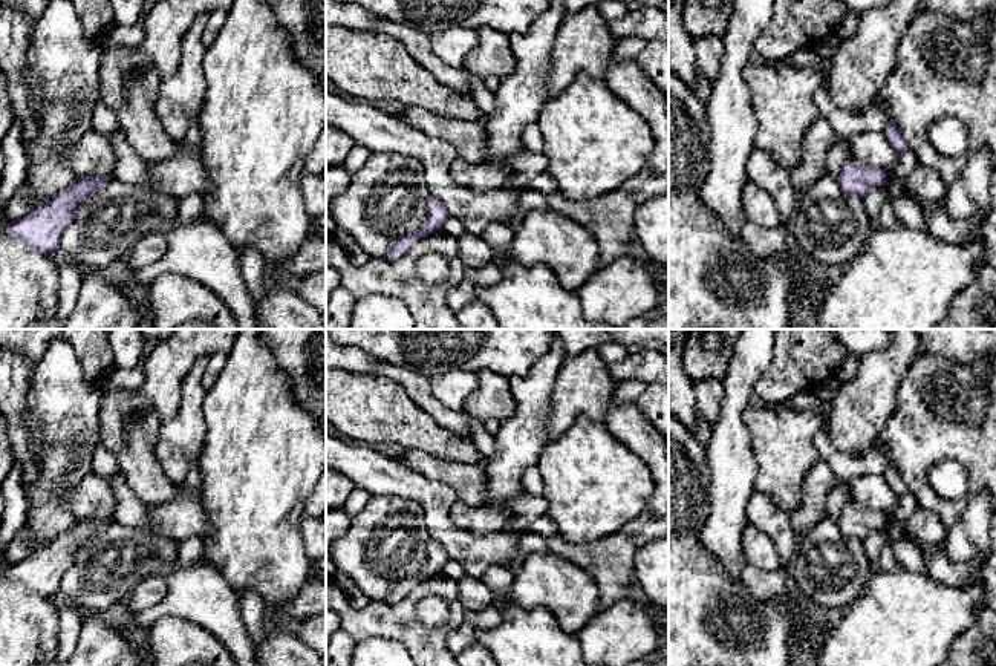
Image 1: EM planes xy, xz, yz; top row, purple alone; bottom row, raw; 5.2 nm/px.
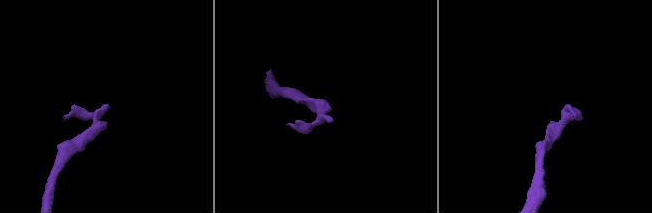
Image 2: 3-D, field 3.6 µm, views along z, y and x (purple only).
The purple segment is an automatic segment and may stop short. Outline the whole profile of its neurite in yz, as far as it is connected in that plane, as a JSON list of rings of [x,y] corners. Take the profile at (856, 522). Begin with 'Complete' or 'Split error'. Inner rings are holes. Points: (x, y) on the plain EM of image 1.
Split error. [[[848,501],[837,519],[841,533],[861,542],[872,531],[887,527],[887,516],[881,511],[864,508],[858,501]]]

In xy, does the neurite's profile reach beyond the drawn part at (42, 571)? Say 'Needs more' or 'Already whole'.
Already whole

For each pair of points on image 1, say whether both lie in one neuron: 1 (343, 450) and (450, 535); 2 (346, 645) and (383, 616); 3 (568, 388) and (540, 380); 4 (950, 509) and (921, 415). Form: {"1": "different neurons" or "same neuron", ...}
{"1": "same neuron", "2": "different neurons", "3": "different neurons", "4": "same neuron"}

